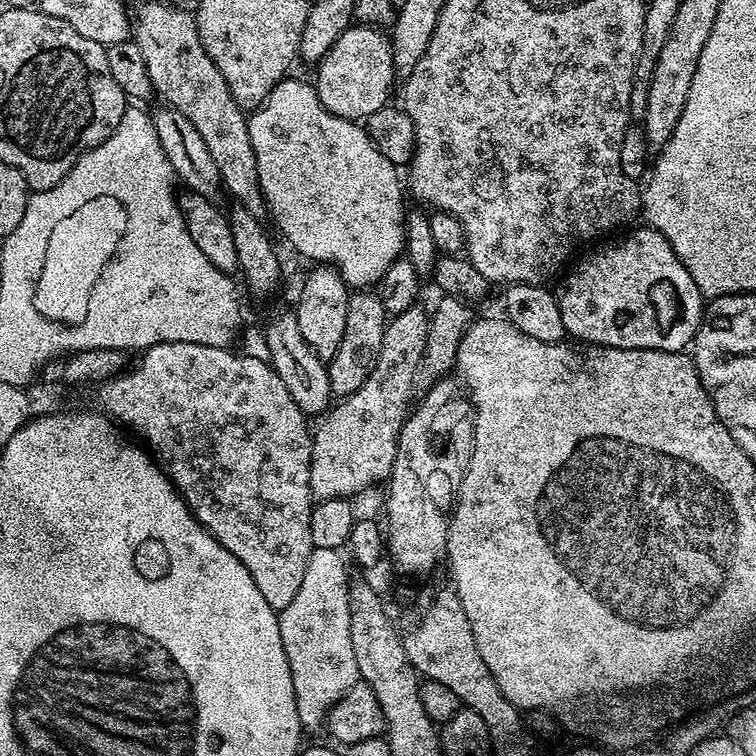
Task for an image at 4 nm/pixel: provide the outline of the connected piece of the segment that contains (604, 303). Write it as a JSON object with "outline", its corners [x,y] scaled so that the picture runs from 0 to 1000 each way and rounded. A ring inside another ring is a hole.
{"outline":[[[861,299],[852,302],[837,300],[832,312],[825,312],[821,317],[815,317],[811,323],[799,323],[795,328],[788,328],[784,333],[778,333],[757,354],[757,361],[751,365],[751,372],[742,381],[738,381],[735,398],[743,410],[743,431],[753,446],[774,455],[795,455],[808,460],[848,460],[849,463],[876,463],[877,466],[903,466],[914,456],[915,450],[923,443],[926,426],[931,422],[931,410],[934,406],[933,393],[926,390],[923,378],[918,368],[913,368],[913,357],[892,336],[886,320],[870,303]]]}

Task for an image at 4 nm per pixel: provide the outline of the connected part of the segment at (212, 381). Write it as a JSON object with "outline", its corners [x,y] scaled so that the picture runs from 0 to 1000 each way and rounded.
{"outline":[[[214,452],[205,455],[202,460],[189,462],[185,478],[176,480],[173,485],[136,504],[132,513],[131,538],[155,562],[165,567],[176,566],[183,575],[190,577],[189,586],[194,597],[209,610],[221,630],[233,642],[233,649],[247,664],[259,689],[282,709],[290,720],[299,722],[325,754],[331,754],[331,765],[336,765],[336,775],[357,796],[357,802],[366,807],[384,802],[389,786],[394,786],[399,775],[399,759],[405,759],[405,743],[413,731],[413,713],[410,712],[410,680],[413,679],[414,659],[407,639],[410,638],[410,601],[413,599],[413,571],[409,557],[399,541],[384,526],[384,516],[368,500],[368,495],[360,488],[353,475],[339,471],[321,471],[317,466],[307,466],[306,459],[290,460],[288,458],[262,458],[257,452]]]}

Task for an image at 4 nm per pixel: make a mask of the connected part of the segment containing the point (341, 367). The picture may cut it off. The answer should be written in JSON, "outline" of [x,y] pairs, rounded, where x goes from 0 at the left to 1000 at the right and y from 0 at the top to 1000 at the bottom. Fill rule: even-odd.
{"outline":[[[471,384],[462,390],[458,437],[452,440],[452,454],[447,456],[442,474],[433,478],[440,525],[454,526],[468,521],[476,515],[479,505],[484,505],[484,500],[495,489],[495,484],[500,479],[500,468],[505,463],[509,427],[511,414],[501,390],[496,385]]]}

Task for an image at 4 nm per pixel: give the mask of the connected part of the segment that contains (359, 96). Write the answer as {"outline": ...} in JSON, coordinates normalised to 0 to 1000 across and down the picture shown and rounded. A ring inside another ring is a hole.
{"outline":[[[463,34],[442,61],[421,81],[415,115],[426,140],[447,156],[485,160],[495,146],[505,146],[515,136],[519,106],[525,104],[519,86],[519,61],[512,46],[508,48],[497,34]]]}

